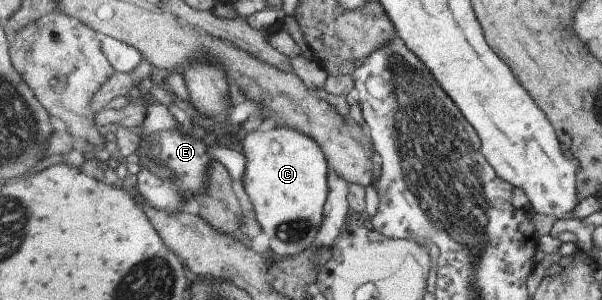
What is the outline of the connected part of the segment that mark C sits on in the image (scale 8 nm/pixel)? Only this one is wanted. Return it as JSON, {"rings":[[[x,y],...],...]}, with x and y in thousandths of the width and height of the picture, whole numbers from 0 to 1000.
{"rings":[[[449,430],[435,443],[415,443],[404,463],[404,513],[412,530],[412,557],[405,577],[405,623],[419,670],[429,720],[429,743],[447,797],[447,823],[457,860],[493,853],[520,823],[522,797],[532,777],[532,750],[538,730],[540,683],[548,650],[545,583],[550,560],[538,497],[512,450],[482,430]]]}

